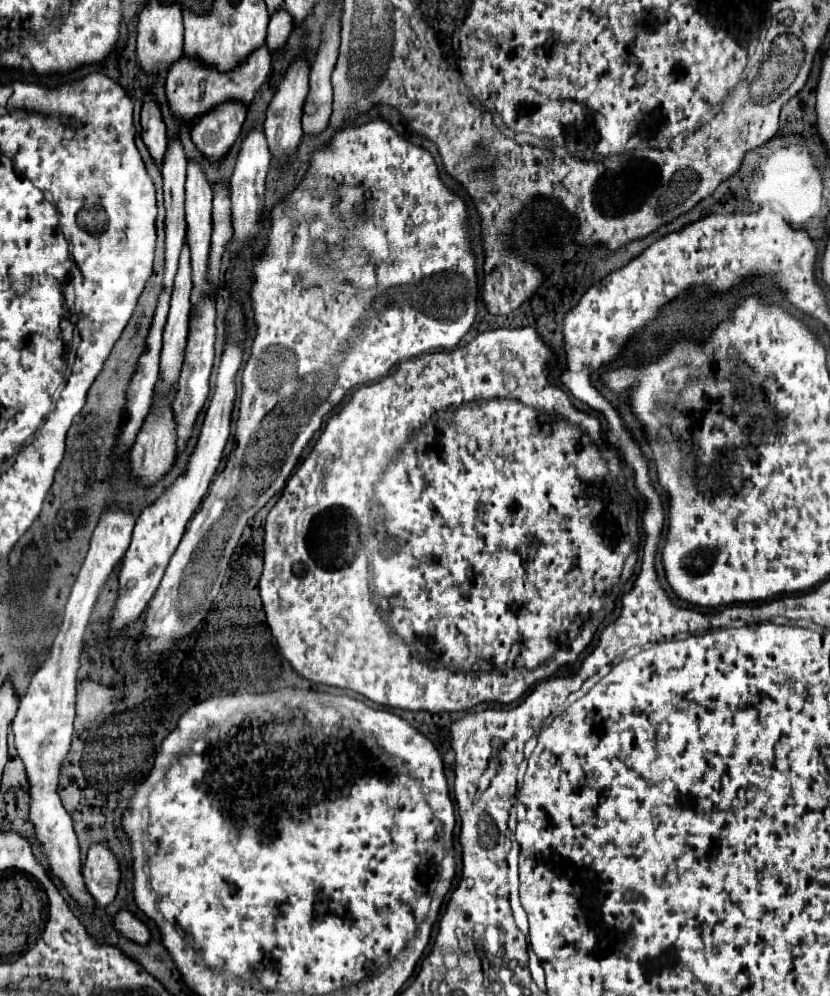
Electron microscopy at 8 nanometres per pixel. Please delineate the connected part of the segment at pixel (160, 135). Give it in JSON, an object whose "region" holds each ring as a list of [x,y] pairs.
{"region":[[[150,95],[144,97],[144,107],[142,107],[142,141],[148,147],[156,167],[162,167],[162,157],[168,145],[166,125],[162,121],[158,103]]]}

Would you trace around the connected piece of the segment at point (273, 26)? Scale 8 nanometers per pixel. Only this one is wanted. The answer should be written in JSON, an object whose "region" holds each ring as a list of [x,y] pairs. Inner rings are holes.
{"region":[[[280,9],[278,13],[274,13],[274,17],[270,17],[270,25],[268,25],[266,45],[268,45],[270,53],[284,49],[290,33],[292,33],[292,19],[286,9]]]}

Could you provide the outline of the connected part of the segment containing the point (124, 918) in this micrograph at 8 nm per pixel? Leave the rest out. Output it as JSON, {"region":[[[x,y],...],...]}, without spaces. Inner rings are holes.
{"region":[[[120,909],[120,911],[112,917],[112,925],[114,925],[114,929],[116,929],[122,937],[126,937],[126,939],[130,939],[130,941],[134,941],[134,943],[138,943],[138,945],[146,945],[146,943],[150,941],[150,931],[148,931],[148,927],[146,927],[136,915],[132,915],[130,911]]]}

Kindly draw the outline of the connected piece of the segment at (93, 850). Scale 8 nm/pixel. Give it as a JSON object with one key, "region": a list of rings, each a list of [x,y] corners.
{"region":[[[92,845],[82,867],[88,893],[96,899],[98,907],[106,907],[114,901],[120,881],[120,869],[106,845]]]}

